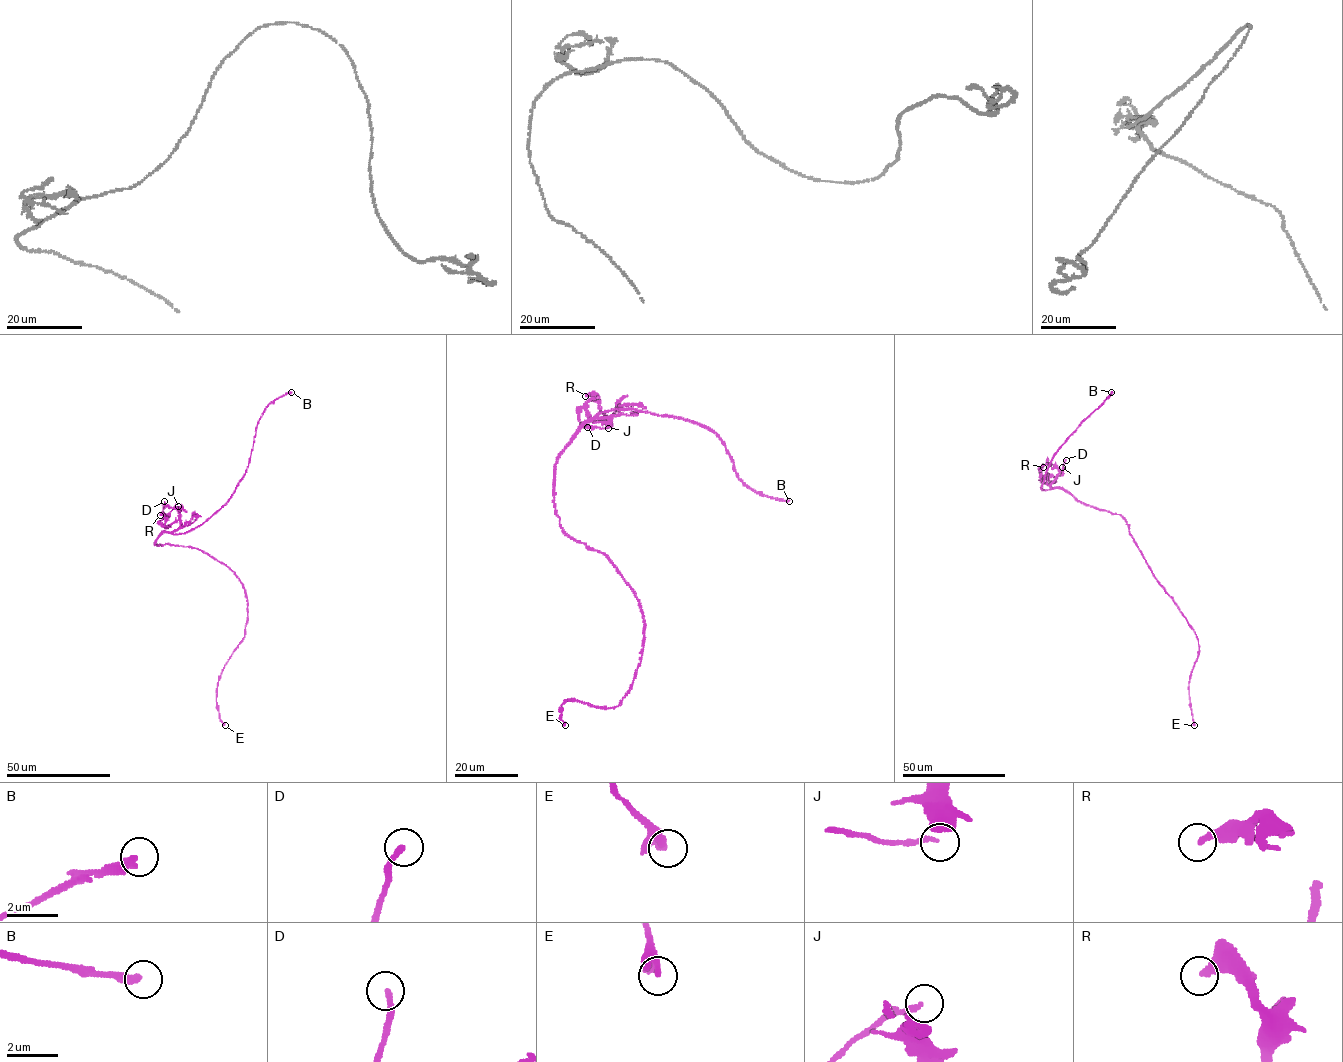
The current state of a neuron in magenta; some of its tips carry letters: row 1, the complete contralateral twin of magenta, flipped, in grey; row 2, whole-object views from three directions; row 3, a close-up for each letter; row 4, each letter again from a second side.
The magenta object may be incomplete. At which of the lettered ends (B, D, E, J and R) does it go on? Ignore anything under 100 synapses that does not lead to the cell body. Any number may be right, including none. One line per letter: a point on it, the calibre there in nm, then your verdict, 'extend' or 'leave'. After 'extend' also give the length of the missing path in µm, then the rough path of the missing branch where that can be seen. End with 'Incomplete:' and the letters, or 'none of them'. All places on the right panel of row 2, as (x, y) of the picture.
B: (1111, 392) | 320 nm | extend | 150 µm | (1111, 392), (1104, 393), (1069, 430), (993, 492), (997, 490), (994, 497), (995, 506), (988, 514), (994, 501)
D: (1066, 460) | 200 nm | leave
E: (1194, 725) | 380 nm | leave
J: (1062, 467) | 180 nm | leave
R: (1043, 467) | 280 nm | leave
Incomplete: B

